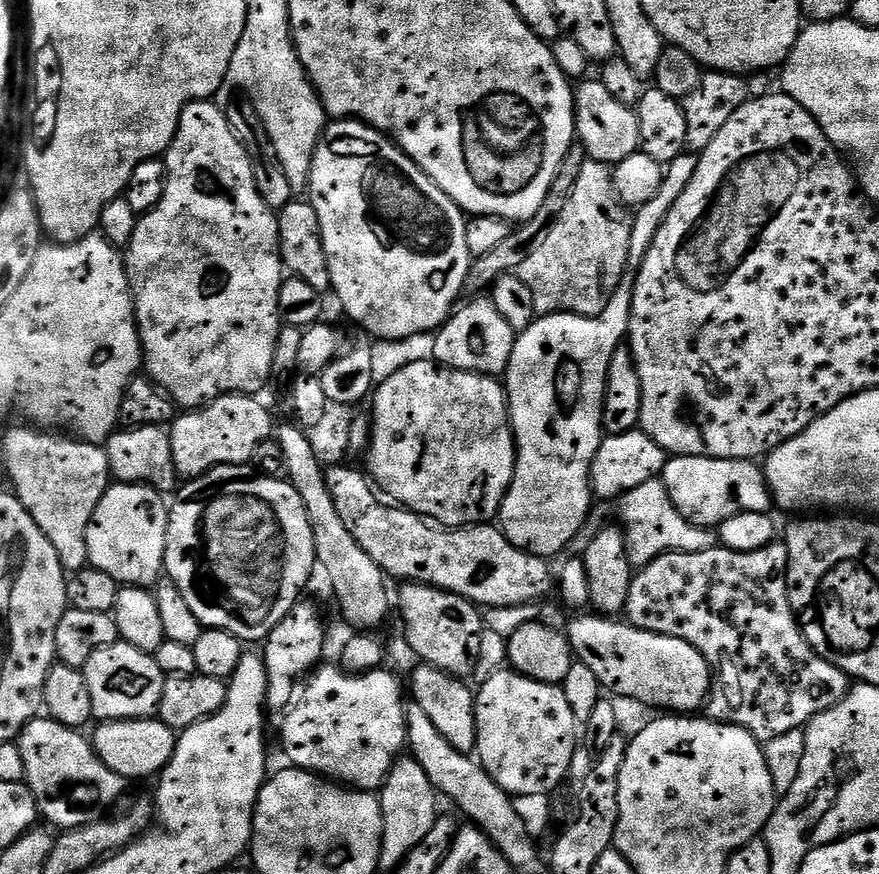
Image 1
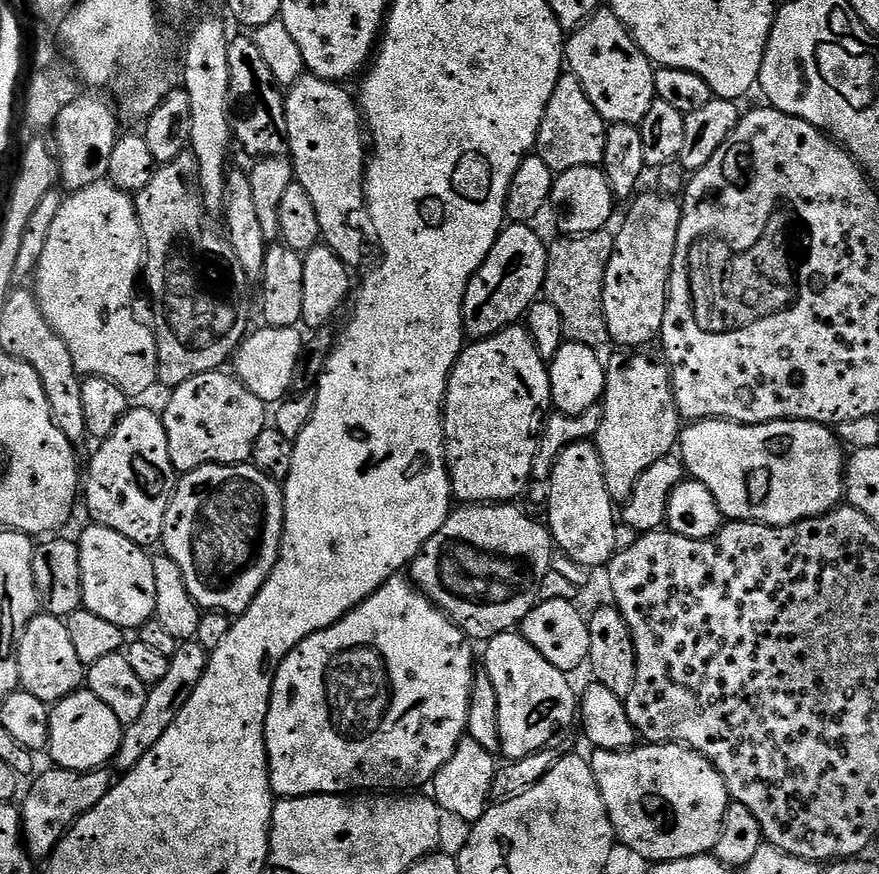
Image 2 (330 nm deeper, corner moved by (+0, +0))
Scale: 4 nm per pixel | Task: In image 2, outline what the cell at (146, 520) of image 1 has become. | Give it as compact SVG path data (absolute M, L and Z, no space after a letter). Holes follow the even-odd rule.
M129 407L128 413L124 415L118 422L118 426L106 439L99 441L96 453L92 456L92 461L86 464L86 483L82 488L82 504L88 507L88 512L92 515L91 519L95 523L106 526L110 530L118 530L118 534L123 534L126 538L130 538L130 542L141 546L149 546L148 544L159 545L164 534L164 523L166 522L166 510L172 501L172 492L176 488L178 473L175 466L170 462L170 446L166 442L166 430L164 429L164 421L159 411L151 412L148 408Z

